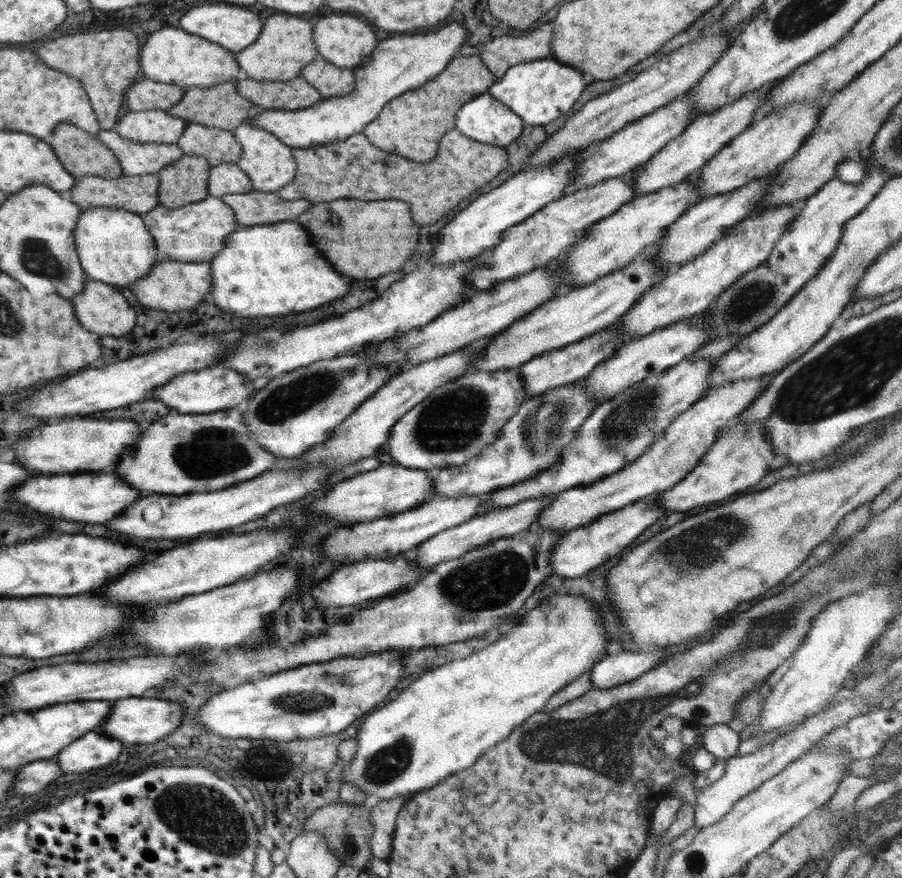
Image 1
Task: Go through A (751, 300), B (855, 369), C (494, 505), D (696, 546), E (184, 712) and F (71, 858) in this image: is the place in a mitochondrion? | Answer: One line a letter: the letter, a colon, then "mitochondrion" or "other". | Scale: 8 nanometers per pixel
A: mitochondrion
B: mitochondrion
C: other
D: mitochondrion
E: other
F: other

